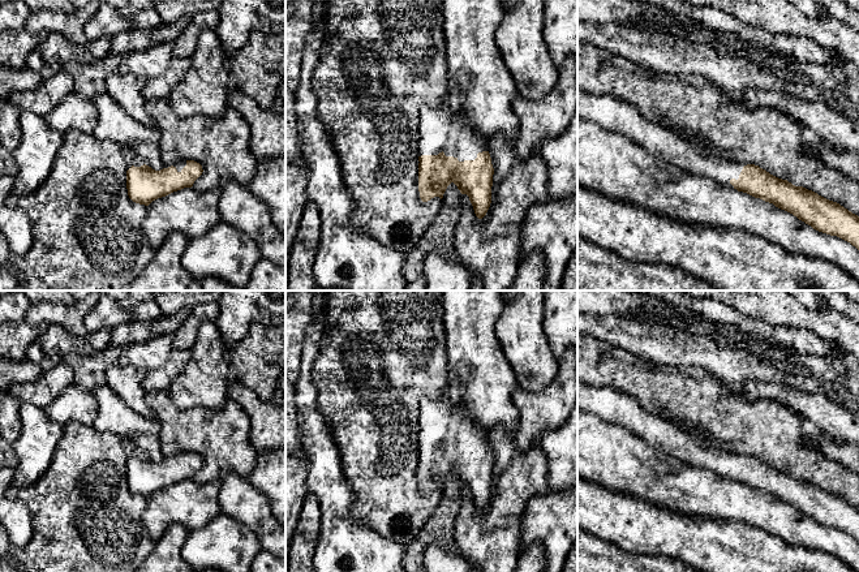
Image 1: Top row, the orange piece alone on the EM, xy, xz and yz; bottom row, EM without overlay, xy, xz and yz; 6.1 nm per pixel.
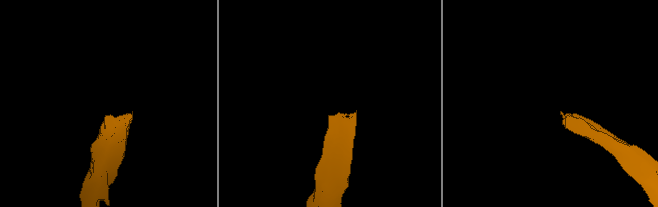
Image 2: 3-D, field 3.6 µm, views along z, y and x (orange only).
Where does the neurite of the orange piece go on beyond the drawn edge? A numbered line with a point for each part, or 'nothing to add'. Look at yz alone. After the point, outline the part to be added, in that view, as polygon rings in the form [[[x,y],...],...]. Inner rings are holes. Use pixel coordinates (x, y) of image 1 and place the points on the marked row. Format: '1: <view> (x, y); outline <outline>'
1: yz (611, 114); outline [[[577,89],[577,119],[593,121],[605,130],[624,136],[661,160],[730,189],[734,189],[730,180],[738,180],[747,165],[705,155],[686,136],[647,120],[635,106],[607,94],[594,95]]]

